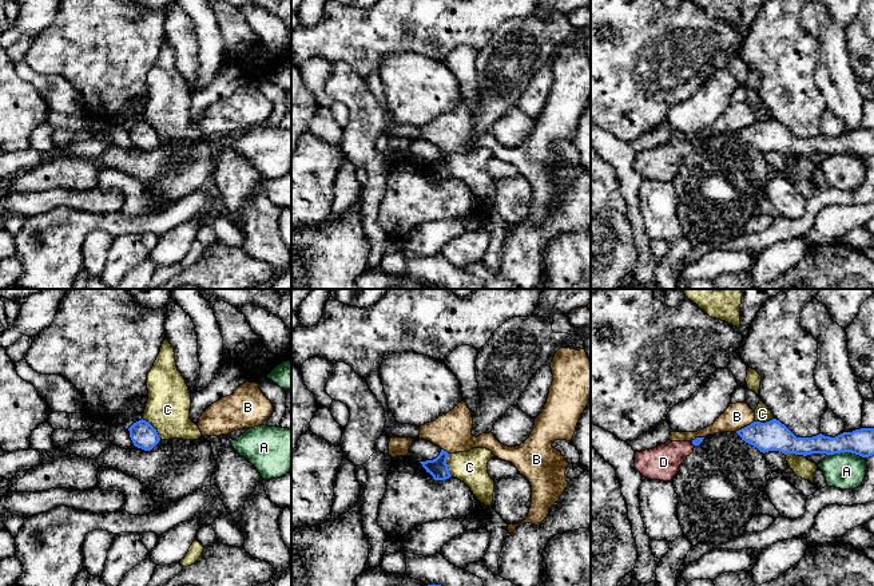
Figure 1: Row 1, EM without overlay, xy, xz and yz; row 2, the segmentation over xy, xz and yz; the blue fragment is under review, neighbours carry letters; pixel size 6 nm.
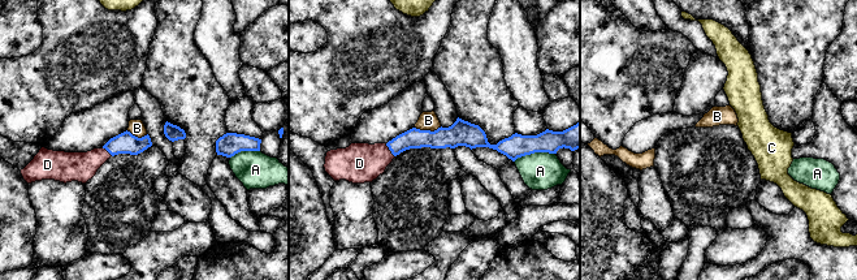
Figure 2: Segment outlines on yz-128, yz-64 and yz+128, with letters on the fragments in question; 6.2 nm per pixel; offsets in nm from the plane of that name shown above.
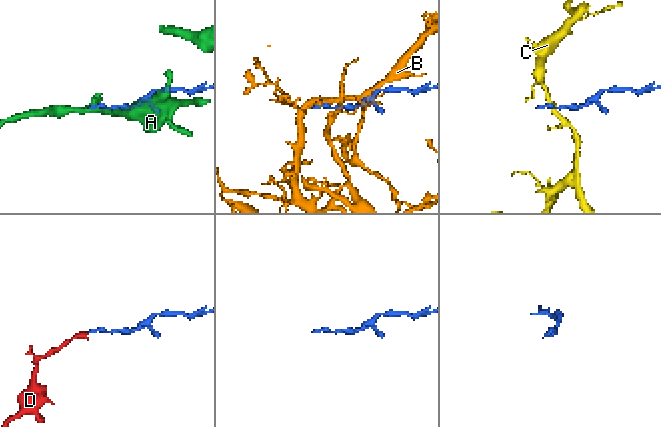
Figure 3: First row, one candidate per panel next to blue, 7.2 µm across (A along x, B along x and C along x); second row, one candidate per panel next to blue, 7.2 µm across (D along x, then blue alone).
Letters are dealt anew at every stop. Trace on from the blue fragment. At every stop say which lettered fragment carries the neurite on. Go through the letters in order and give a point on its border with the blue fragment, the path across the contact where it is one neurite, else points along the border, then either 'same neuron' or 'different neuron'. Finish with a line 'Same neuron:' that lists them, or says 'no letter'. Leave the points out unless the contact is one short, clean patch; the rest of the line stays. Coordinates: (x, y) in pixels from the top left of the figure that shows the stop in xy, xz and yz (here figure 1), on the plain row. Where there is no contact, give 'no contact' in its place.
A: yz (842, 151) | along yz (857, 154), (834, 153), (827, 155) | different neuron
B: yz (745, 127) | along yz (754, 121), (735, 131) | different neuron
C: xy (153, 127) | along xy (142, 119), (161, 138) | different neuron
D: no contact | same neuron
Same neuron: D

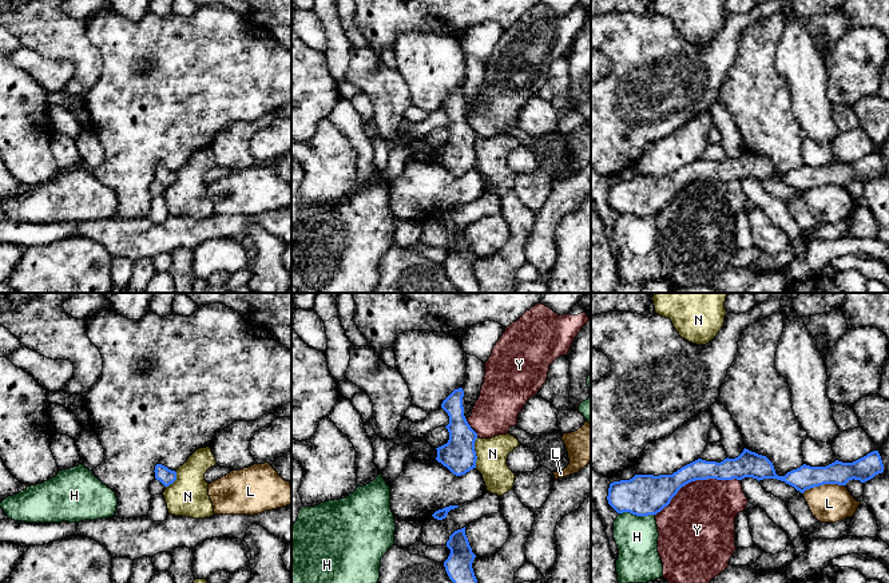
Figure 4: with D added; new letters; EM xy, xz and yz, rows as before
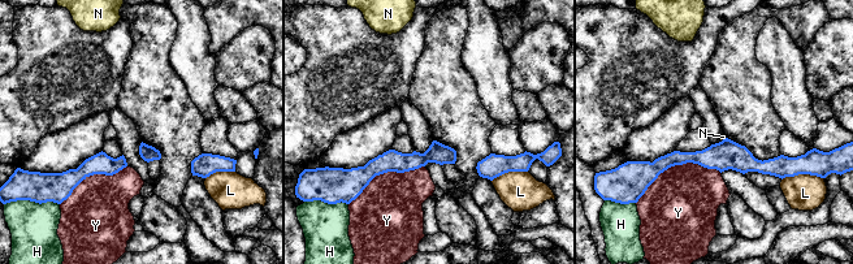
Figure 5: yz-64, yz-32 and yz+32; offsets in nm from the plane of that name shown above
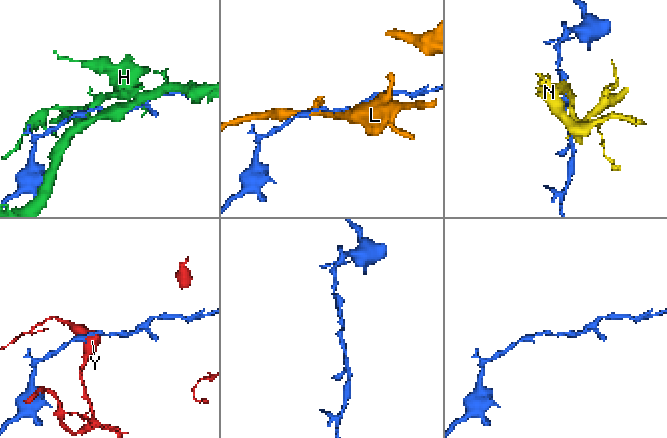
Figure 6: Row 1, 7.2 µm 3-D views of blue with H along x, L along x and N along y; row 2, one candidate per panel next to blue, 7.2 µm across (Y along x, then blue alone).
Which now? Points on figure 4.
H: yz (637, 215) | different neuron
L: yz (822, 185) | along yz (844, 185), (820, 185), (808, 189), (802, 194) | different neuron
N: xz (475, 153) | along xz (477, 138), (475, 142), (475, 167) | different neuron
Y: yz (695, 179) | along yz (739, 179), (691, 181), (655, 215) | different neuron
Same neuron: no letter

